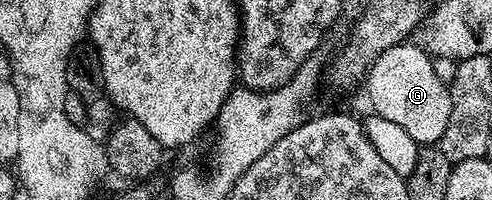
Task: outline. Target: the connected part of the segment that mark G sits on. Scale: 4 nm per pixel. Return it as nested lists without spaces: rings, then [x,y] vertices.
[[[407,40],[380,52],[376,64],[366,75],[364,90],[370,93],[373,113],[400,124],[412,140],[420,144],[436,144],[448,128],[451,112],[450,88],[447,79],[438,75],[435,59],[421,46]]]

